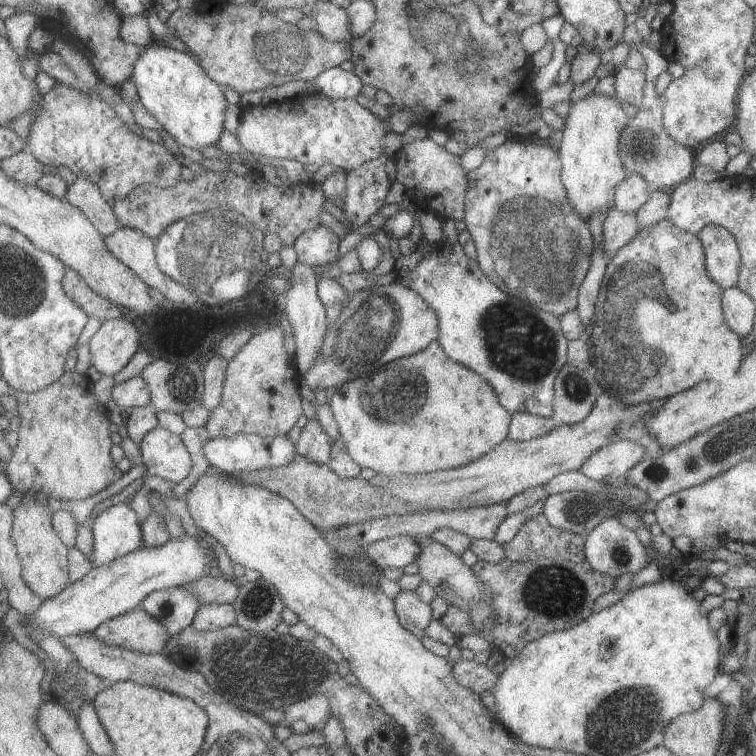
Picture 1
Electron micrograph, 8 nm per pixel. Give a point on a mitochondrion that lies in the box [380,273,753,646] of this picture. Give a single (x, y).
(629, 372)

